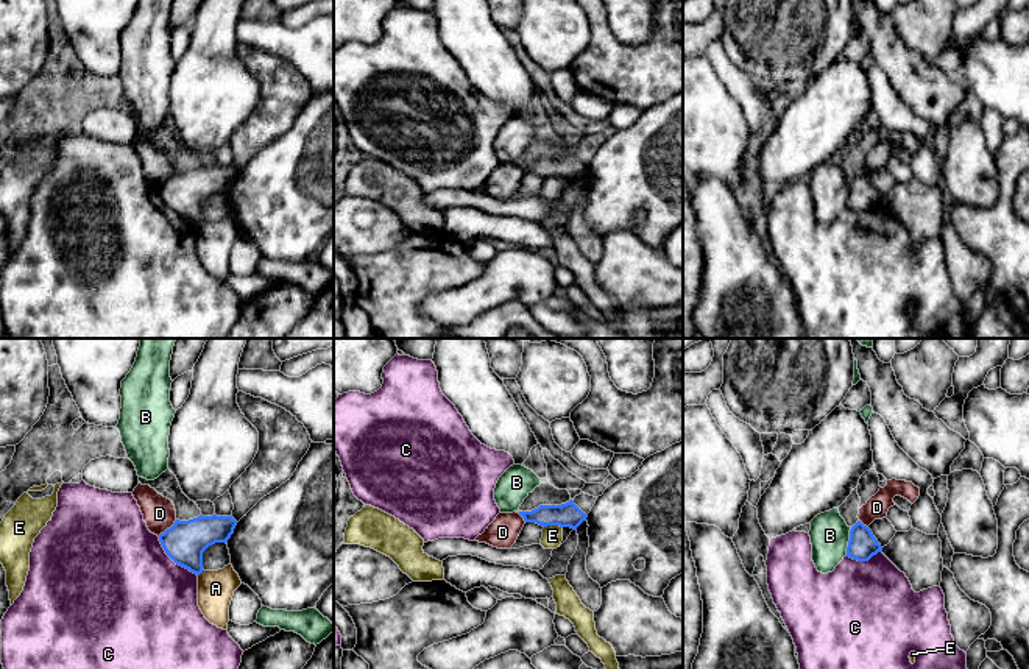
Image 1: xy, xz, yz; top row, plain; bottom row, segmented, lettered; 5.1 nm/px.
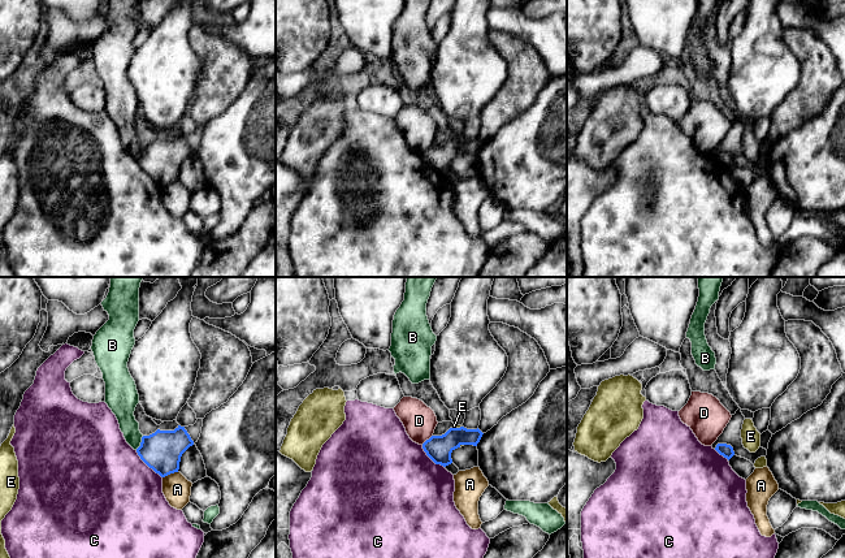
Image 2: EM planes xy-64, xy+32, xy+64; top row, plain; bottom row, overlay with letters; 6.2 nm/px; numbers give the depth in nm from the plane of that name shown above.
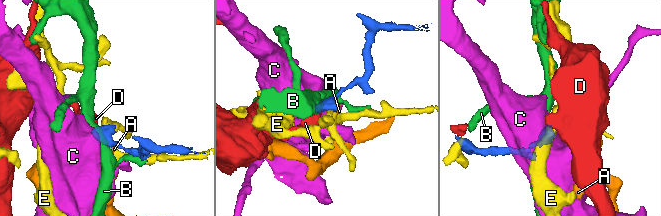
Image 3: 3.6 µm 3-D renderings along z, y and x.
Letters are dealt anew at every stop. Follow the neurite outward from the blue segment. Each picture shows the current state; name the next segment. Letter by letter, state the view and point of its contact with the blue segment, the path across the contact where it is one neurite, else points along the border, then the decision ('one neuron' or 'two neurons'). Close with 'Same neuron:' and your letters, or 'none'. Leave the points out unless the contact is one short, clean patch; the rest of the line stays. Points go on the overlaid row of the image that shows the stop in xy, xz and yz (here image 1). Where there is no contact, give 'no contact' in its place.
A: xy (201, 571) | along xy (203, 569), (198, 576) | two neurons
B: yz (848, 541) | along yz (852, 527), (844, 555) | two neurons
C: xy (173, 560) | along xy (158, 537), (162, 549), (176, 563), (197, 576) | two neurons
D: xy (167, 529) | along xy (176, 520), (158, 535) | two neurons
E: xz (552, 524) | along xz (562, 526), (544, 527) | two neurons
Same neuron: none

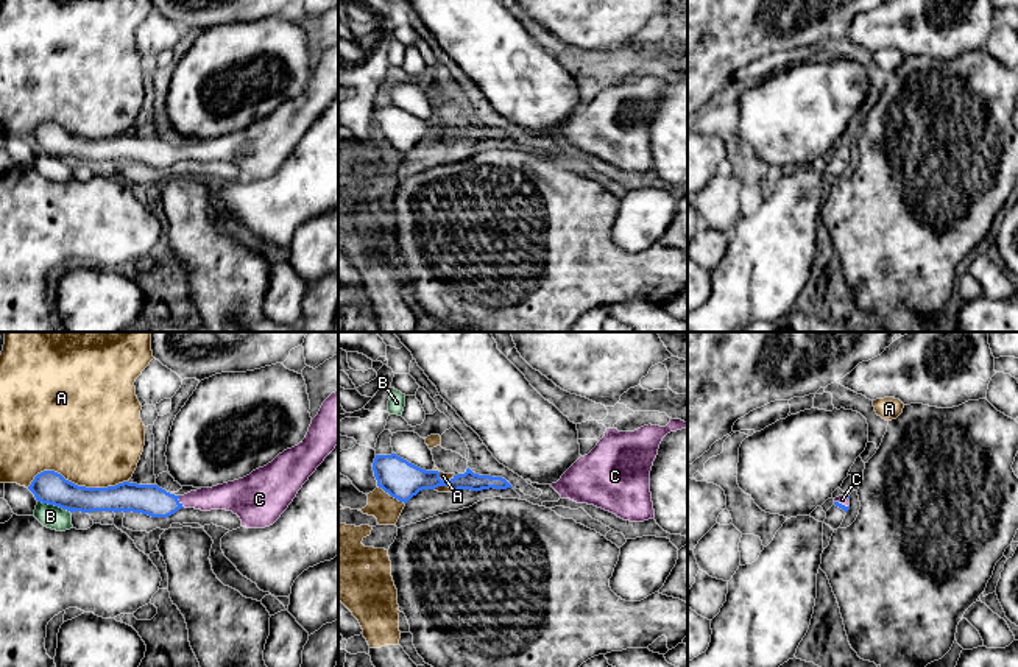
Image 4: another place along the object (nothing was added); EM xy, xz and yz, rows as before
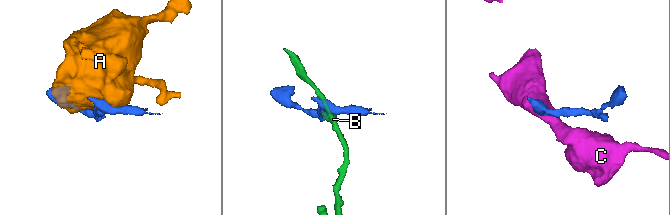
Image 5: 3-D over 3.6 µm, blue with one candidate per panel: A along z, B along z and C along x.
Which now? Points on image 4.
A: xy (75, 485) | two neurons
B: xy (55, 505) | along xy (38, 501), (58, 505), (70, 513) | two neurons
C: xy (178, 502) | across xy (148, 499), (178, 502), (225, 496) | one neuron
Same neuron: C

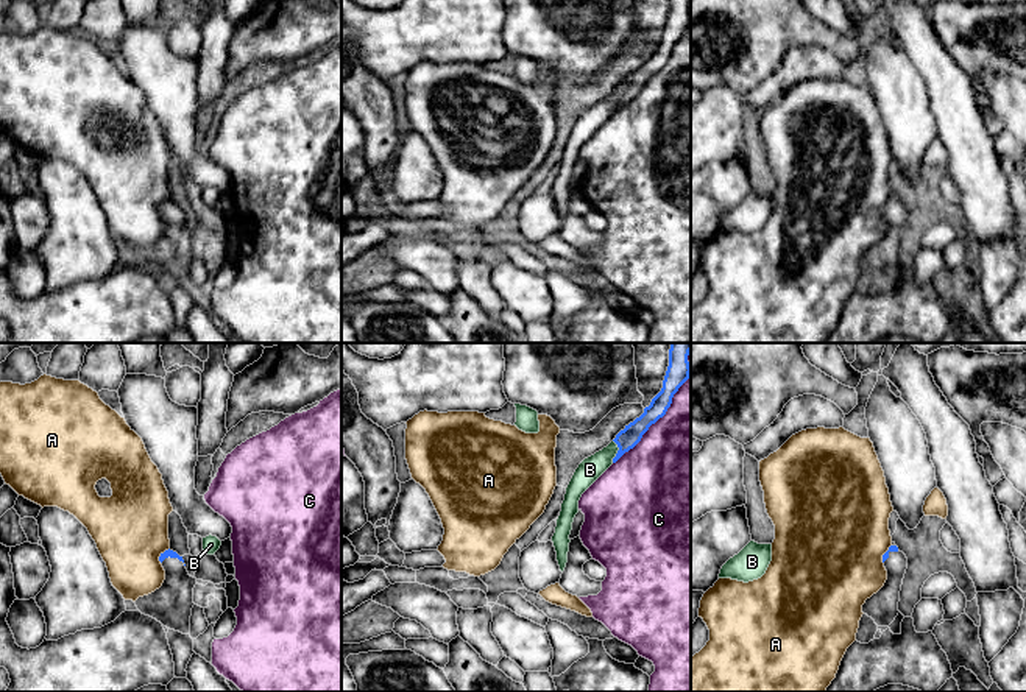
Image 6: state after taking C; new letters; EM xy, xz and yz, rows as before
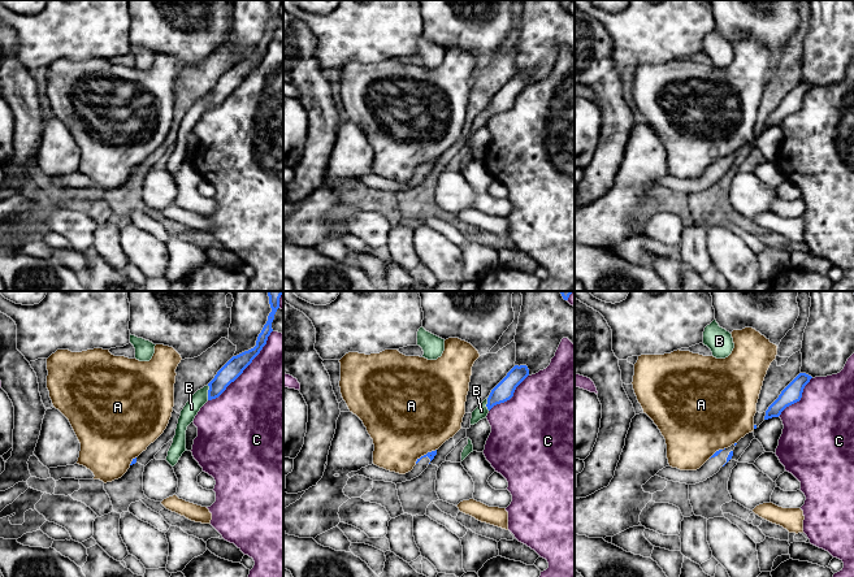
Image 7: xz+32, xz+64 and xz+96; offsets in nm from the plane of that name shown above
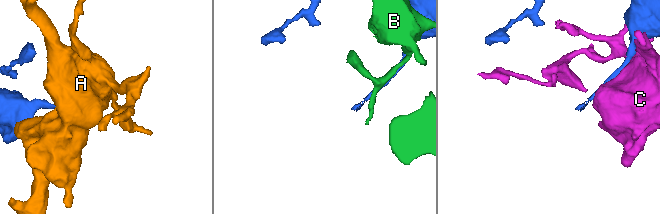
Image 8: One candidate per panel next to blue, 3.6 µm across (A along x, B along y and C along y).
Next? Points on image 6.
A: xy (161, 555) | along xy (169, 547), (159, 557), (159, 561) | two neurons
B: xz (618, 451) | two neurons
C: xz (658, 418) | two neurons
Same neuron: none

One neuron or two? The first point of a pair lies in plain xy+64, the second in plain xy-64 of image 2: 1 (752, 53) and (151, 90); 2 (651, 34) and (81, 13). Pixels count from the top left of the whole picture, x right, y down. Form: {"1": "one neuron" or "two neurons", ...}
{"1": "one neuron", "2": "one neuron"}

